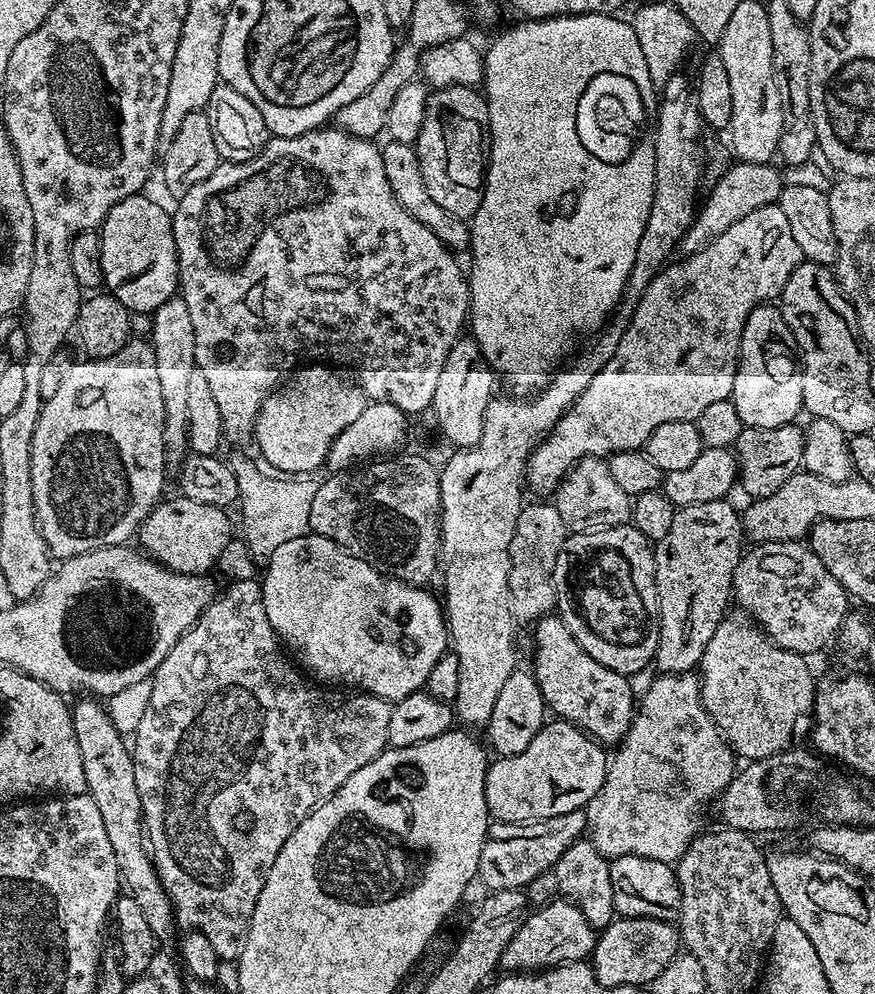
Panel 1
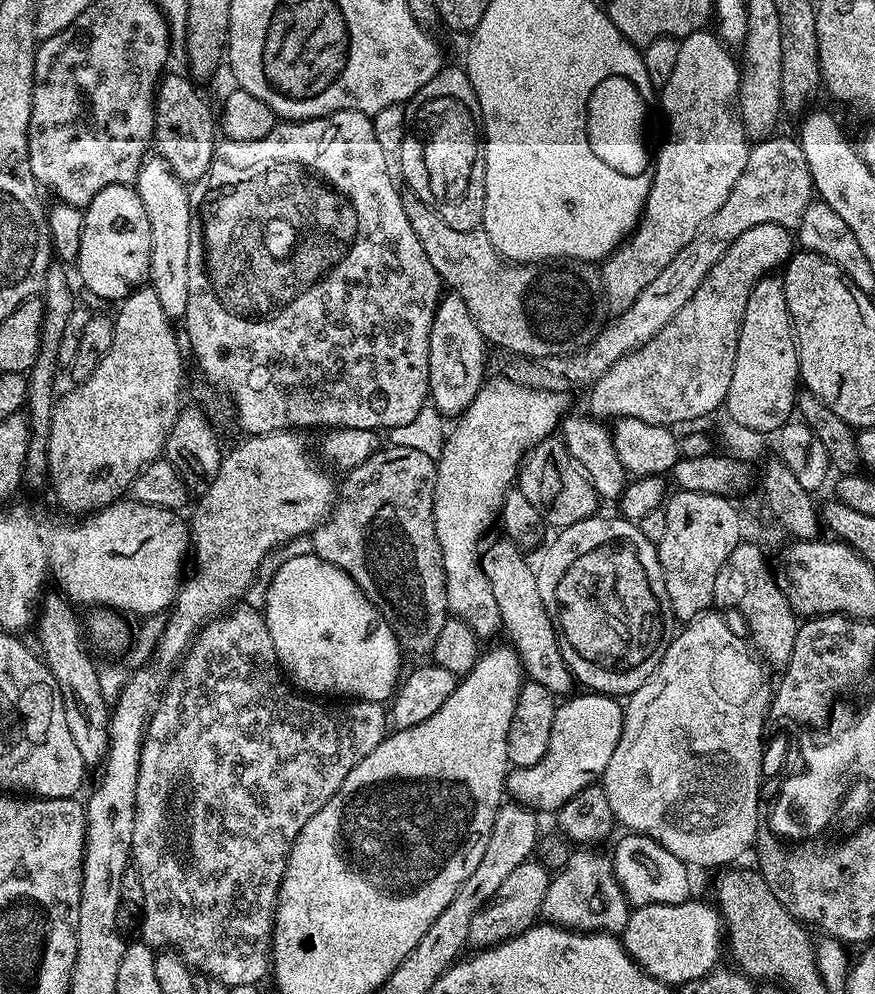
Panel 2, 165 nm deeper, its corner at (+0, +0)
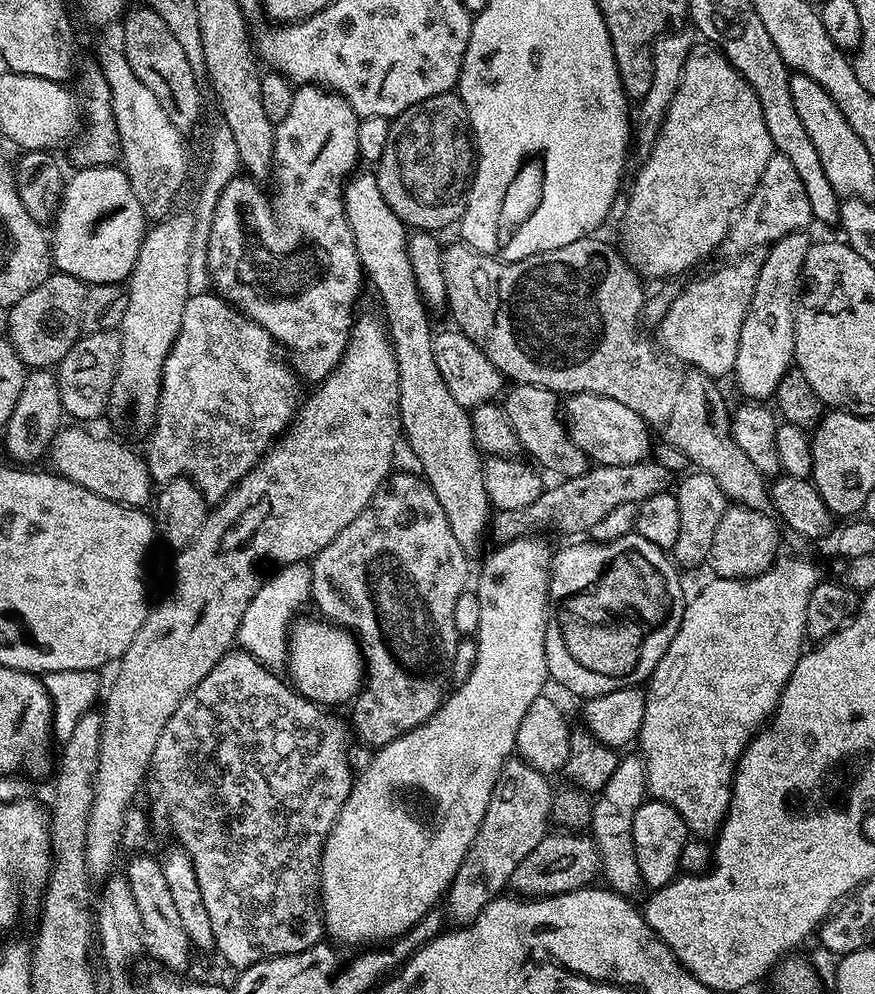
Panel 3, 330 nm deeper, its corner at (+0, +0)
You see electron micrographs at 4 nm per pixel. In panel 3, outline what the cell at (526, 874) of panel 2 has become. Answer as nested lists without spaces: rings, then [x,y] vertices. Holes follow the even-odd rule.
[[[556,830],[545,834],[542,842],[538,842],[538,846],[534,846],[534,850],[530,850],[530,854],[522,858],[522,862],[518,862],[510,888],[513,893],[524,898],[557,896],[589,887],[600,871],[600,854],[591,835]]]

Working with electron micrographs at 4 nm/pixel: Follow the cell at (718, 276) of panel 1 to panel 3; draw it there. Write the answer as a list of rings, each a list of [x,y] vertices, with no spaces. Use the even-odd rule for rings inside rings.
[[[763,251],[747,253],[728,262],[725,268],[686,285],[680,293],[677,291],[668,313],[658,325],[659,347],[673,361],[696,368],[707,376],[721,378],[727,372],[729,375],[736,366],[742,322],[754,298],[754,286],[758,286],[758,274],[762,270],[763,261]]]

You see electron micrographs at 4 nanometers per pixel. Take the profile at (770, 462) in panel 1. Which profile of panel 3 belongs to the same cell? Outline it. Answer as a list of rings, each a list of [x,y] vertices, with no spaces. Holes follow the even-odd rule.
[[[652,458],[630,466],[601,464],[589,467],[588,471],[583,472],[581,476],[575,476],[569,480],[561,479],[557,483],[560,484],[557,488],[545,487],[540,496],[534,498],[534,502],[530,502],[530,506],[522,506],[522,510],[518,510],[520,520],[514,532],[514,540],[519,536],[543,533],[545,531],[543,528],[553,528],[556,532],[565,532],[566,535],[572,536],[568,538],[579,537],[576,536],[579,532],[591,533],[592,527],[609,510],[614,510],[614,506],[627,504],[639,506],[646,498],[665,491],[673,480],[673,473],[668,472],[666,466],[662,466]]]

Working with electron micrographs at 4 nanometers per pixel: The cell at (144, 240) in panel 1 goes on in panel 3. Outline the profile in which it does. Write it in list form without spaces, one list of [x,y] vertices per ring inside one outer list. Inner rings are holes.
[[[84,166],[76,172],[73,176],[67,177],[64,192],[60,196],[60,206],[56,209],[54,217],[54,225],[56,229],[51,229],[50,232],[50,255],[52,257],[53,265],[59,271],[70,274],[74,278],[83,280],[85,285],[91,286],[93,284],[119,284],[127,281],[128,277],[132,274],[132,267],[138,258],[138,250],[144,241],[144,233],[146,231],[146,217],[144,215],[144,207],[138,202],[138,198],[134,194],[134,190],[130,186],[128,176],[124,173],[123,167],[120,166]]]

